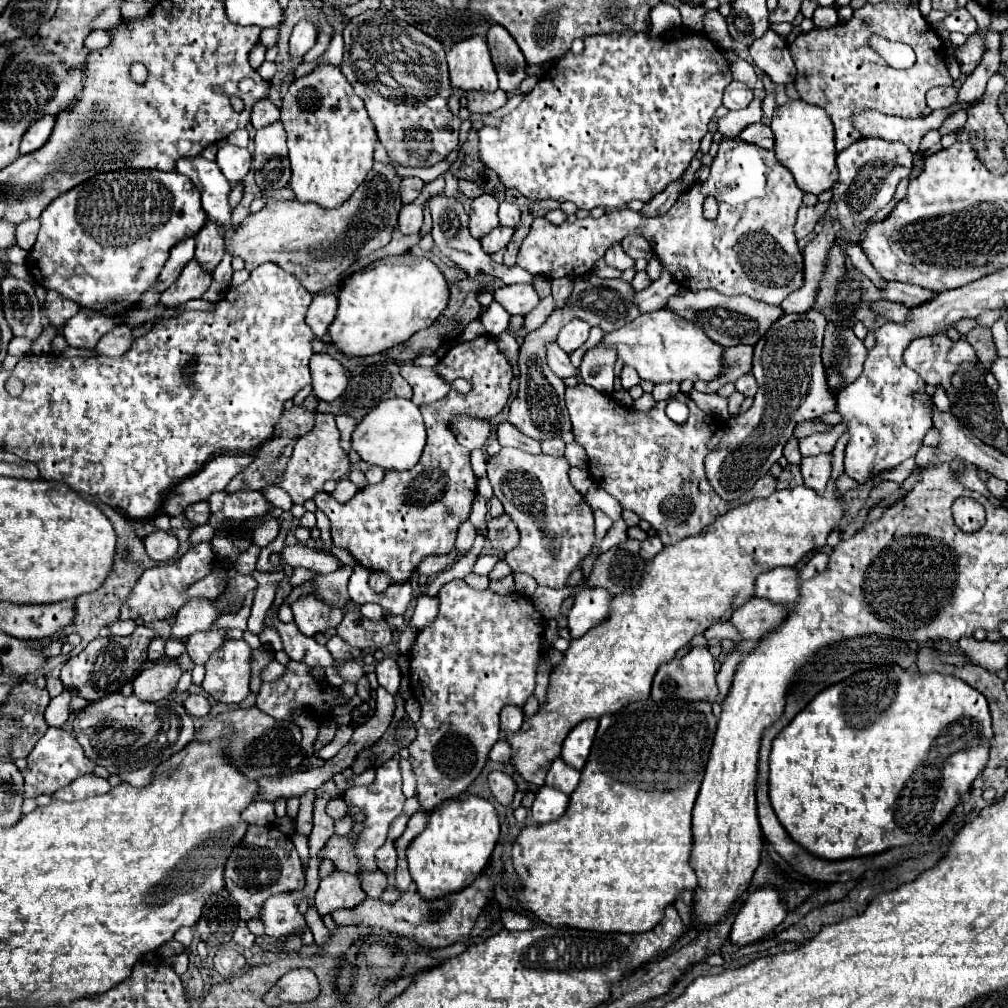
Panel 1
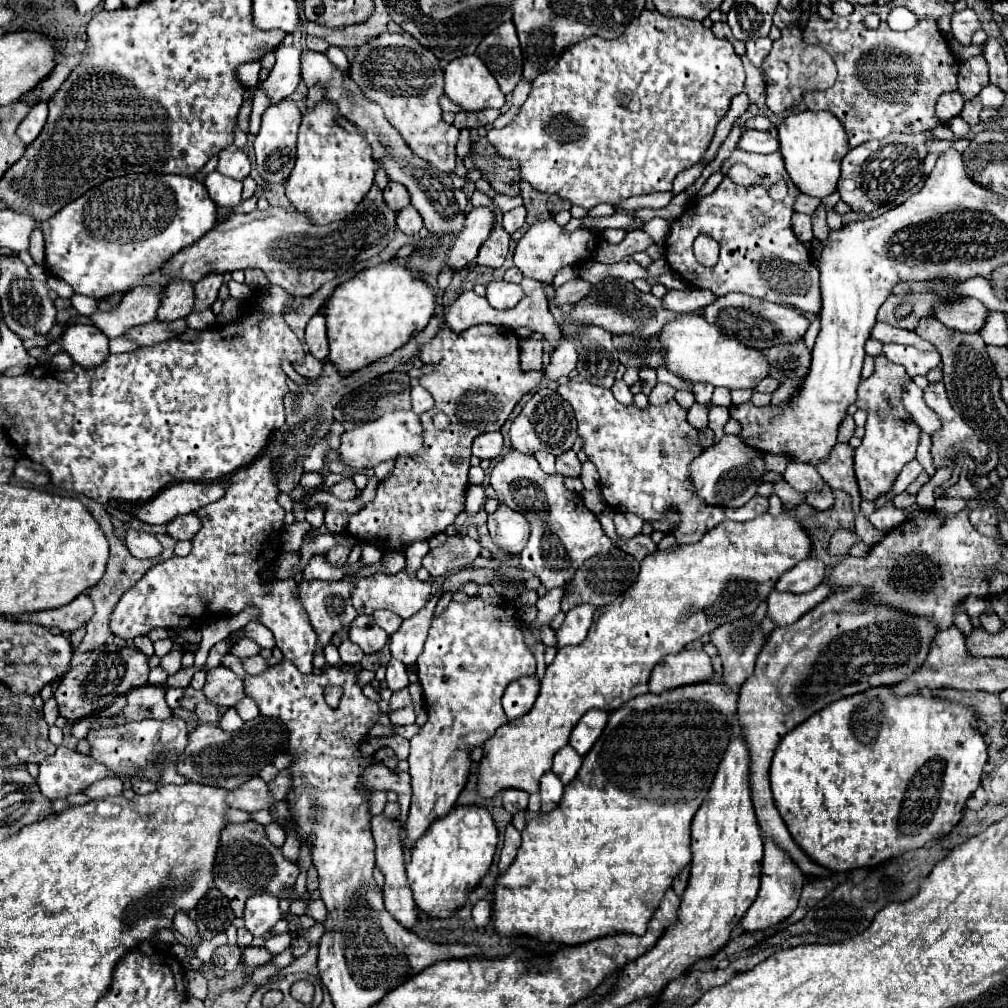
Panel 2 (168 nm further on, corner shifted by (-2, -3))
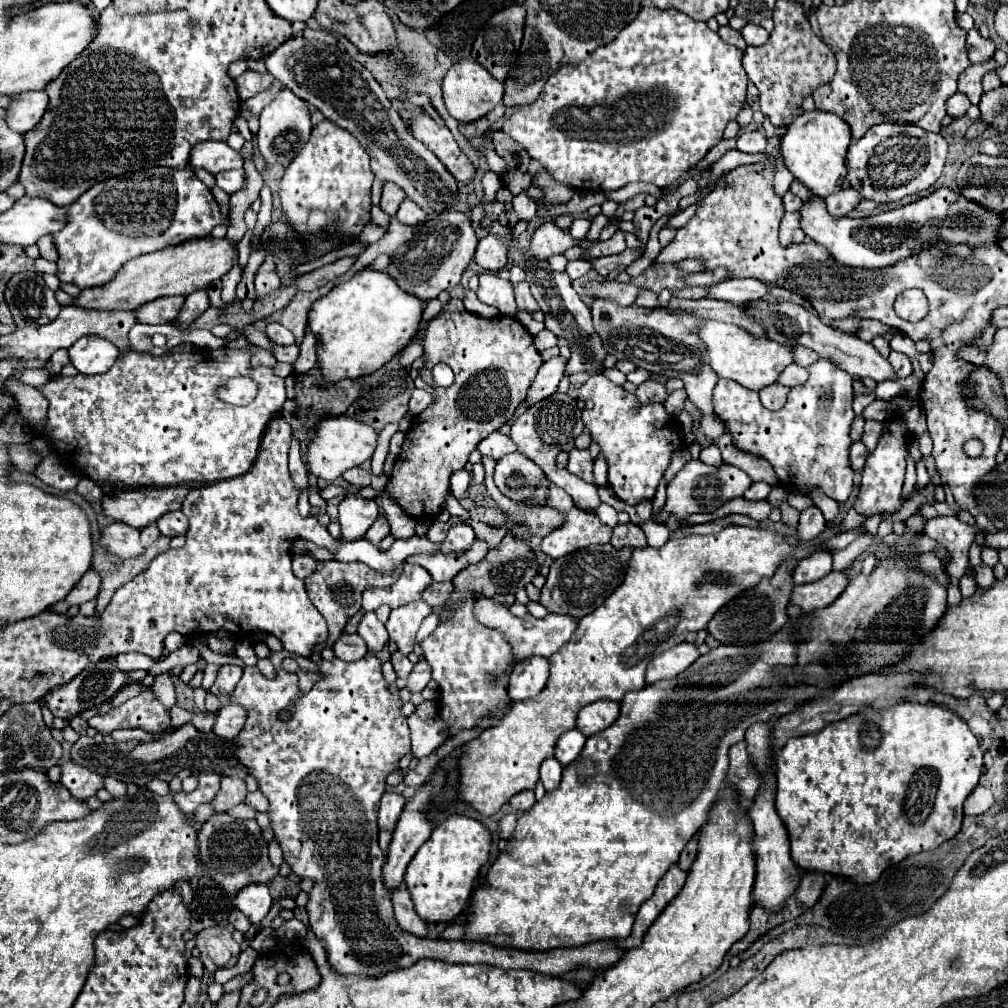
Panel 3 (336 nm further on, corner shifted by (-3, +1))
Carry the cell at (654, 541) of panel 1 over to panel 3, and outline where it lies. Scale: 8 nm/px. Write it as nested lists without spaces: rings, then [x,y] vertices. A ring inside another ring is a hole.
[[[628,522],[628,524],[618,524],[618,526],[612,530],[610,544],[616,546],[616,548],[624,548],[624,546],[644,548],[644,546],[648,546],[642,528],[636,526],[636,524],[632,524],[632,522]]]

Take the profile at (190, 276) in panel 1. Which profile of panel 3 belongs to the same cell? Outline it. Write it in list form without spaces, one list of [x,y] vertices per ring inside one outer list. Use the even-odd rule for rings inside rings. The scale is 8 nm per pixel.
[[[164,296],[140,306],[136,310],[138,312],[136,316],[138,316],[138,322],[144,322],[144,324],[168,324],[178,316],[182,306],[184,306],[182,296]]]

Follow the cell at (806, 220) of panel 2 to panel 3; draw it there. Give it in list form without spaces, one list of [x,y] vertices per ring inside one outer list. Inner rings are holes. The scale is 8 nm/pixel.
[[[786,212],[780,224],[780,242],[784,246],[794,244],[794,242],[804,242],[806,234],[800,226],[800,212]]]

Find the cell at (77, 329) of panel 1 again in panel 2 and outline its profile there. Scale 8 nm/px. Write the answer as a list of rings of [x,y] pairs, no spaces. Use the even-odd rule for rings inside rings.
[[[75,324],[65,330],[65,334],[50,344],[42,357],[37,360],[37,365],[44,366],[51,363],[51,358],[60,350],[65,350],[75,364],[89,368],[101,366],[109,356],[109,338],[99,332],[95,326]]]

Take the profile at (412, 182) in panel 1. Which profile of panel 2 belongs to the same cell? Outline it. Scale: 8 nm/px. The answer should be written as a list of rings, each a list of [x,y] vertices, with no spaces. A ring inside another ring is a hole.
[[[391,182],[387,184],[387,188],[383,190],[383,198],[387,202],[387,206],[391,206],[391,210],[399,212],[403,210],[407,204],[409,204],[409,194],[407,194],[407,188]]]

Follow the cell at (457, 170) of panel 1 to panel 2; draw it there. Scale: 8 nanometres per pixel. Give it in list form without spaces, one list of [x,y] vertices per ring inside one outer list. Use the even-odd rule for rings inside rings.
[[[479,138],[479,142],[473,148],[475,154],[471,156],[471,164],[481,170],[483,178],[493,186],[493,190],[499,194],[517,196],[521,180],[519,162],[499,156],[499,152],[487,138]]]

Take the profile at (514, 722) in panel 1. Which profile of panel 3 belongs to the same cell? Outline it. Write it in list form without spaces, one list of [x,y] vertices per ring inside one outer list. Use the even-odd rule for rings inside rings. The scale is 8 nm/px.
[[[532,656],[528,660],[520,660],[510,676],[508,694],[514,702],[528,700],[540,694],[548,680],[548,660],[542,656]]]

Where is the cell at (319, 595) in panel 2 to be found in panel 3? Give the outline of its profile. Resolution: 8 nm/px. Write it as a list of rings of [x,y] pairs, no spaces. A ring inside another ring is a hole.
[[[326,560],[326,562],[320,562],[318,564],[318,572],[310,574],[304,584],[306,584],[306,590],[308,590],[308,596],[312,600],[312,604],[318,608],[318,612],[324,616],[326,624],[328,624],[328,640],[320,646],[314,648],[314,652],[322,652],[324,648],[332,648],[334,642],[338,640],[338,636],[342,634],[342,628],[346,626],[348,618],[354,616],[358,610],[360,610],[360,600],[362,600],[362,592],[370,586],[388,586],[392,584],[398,574],[400,574],[402,566],[398,566],[392,576],[382,576],[374,570],[370,570],[366,564],[362,562],[350,562],[350,564],[344,564],[344,562],[336,562],[336,560]]]

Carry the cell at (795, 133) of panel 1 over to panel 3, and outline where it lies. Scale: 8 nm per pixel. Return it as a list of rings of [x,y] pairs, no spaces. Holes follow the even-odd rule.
[[[810,110],[802,112],[786,130],[780,144],[780,154],[786,168],[800,180],[814,196],[826,198],[842,188],[846,176],[846,150],[850,144],[848,124],[832,112],[826,110]]]

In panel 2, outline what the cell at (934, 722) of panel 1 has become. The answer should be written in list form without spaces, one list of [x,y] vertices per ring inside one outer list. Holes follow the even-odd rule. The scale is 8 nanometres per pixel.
[[[879,686],[875,690],[867,690],[863,694],[855,694],[851,698],[841,698],[839,702],[833,702],[831,706],[823,708],[819,714],[813,714],[803,722],[803,726],[797,726],[791,730],[779,744],[773,762],[771,762],[771,790],[775,798],[775,806],[783,818],[783,822],[789,828],[791,838],[795,844],[805,850],[805,854],[817,862],[819,866],[825,866],[833,872],[849,872],[855,868],[867,868],[867,866],[877,866],[885,860],[899,858],[901,854],[909,850],[917,850],[925,846],[929,840],[937,840],[947,836],[953,826],[961,820],[965,800],[975,792],[975,788],[981,782],[983,766],[987,762],[987,744],[983,736],[973,728],[973,718],[977,714],[959,704],[951,704],[941,698],[925,698],[923,694],[909,694],[909,698],[895,698],[891,694],[889,686]]]

